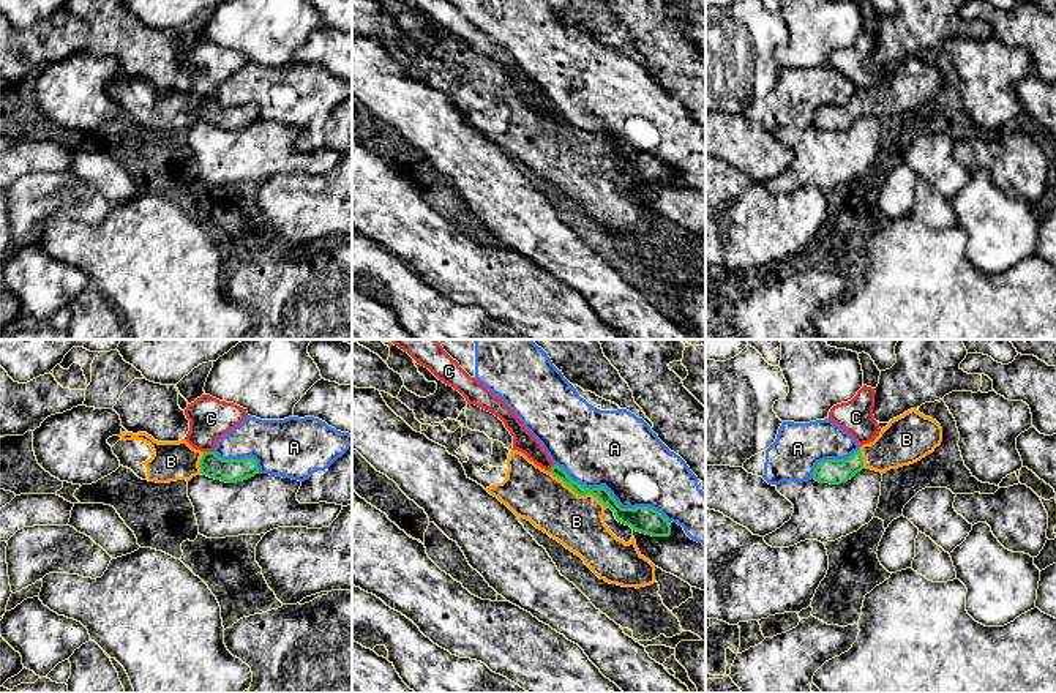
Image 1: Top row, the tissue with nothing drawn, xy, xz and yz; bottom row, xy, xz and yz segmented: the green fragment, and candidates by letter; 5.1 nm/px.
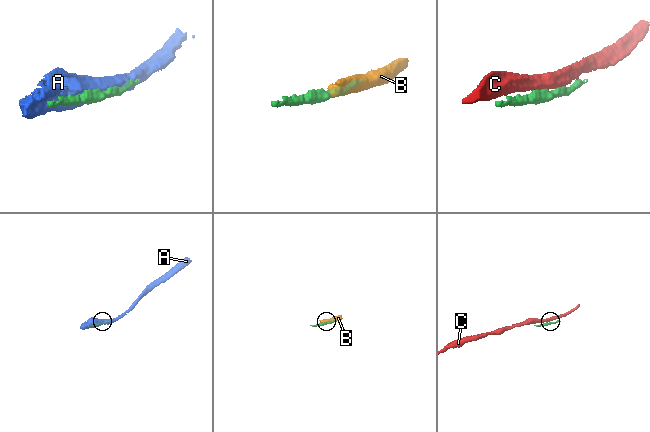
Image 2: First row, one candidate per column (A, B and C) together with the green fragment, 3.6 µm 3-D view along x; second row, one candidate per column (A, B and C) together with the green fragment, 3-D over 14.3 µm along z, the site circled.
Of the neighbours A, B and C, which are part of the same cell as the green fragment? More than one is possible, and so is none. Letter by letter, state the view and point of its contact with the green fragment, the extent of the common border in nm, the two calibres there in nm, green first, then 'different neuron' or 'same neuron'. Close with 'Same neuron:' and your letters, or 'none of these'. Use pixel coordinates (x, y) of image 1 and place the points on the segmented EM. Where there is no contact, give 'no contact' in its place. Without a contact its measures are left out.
A: meets green in xz at (611, 496); contact 650 nm long; 140 nm thick on the green side, 400 nm on the other; different neuron
B: meets green in xz at (578, 494); contact 340 nm long; 80 nm thick on the green side, 280 nm on the other; same neuron
C: meets green in xy at (209, 452); contact 50 nm long; 130 nm thick on the green side, 220 nm on the other; different neuron
Same neuron: B

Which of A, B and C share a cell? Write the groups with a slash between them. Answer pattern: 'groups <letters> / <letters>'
groups A / B / C

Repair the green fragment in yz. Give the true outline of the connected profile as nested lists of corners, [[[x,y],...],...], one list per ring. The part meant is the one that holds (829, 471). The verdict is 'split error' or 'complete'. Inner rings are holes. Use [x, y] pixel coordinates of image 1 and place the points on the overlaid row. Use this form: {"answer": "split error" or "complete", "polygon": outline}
{"answer": "split error", "polygon": [[[911,409],[890,420],[873,442],[863,444],[848,459],[824,459],[818,463],[813,478],[819,483],[841,485],[862,469],[884,474],[920,461],[933,453],[941,442],[941,425]]]}

